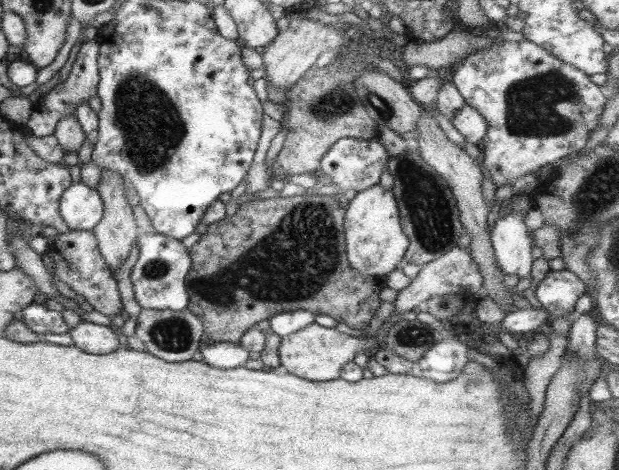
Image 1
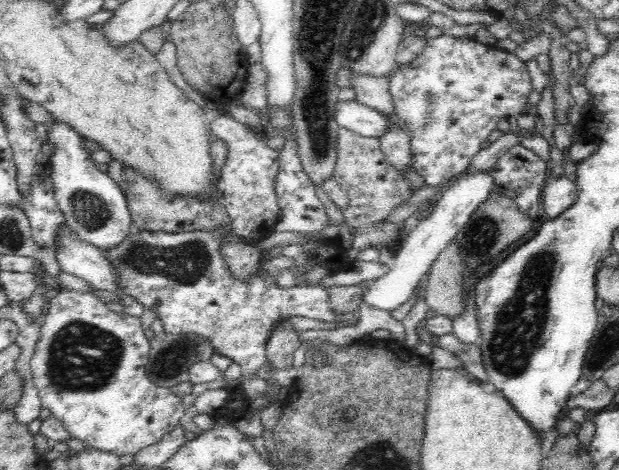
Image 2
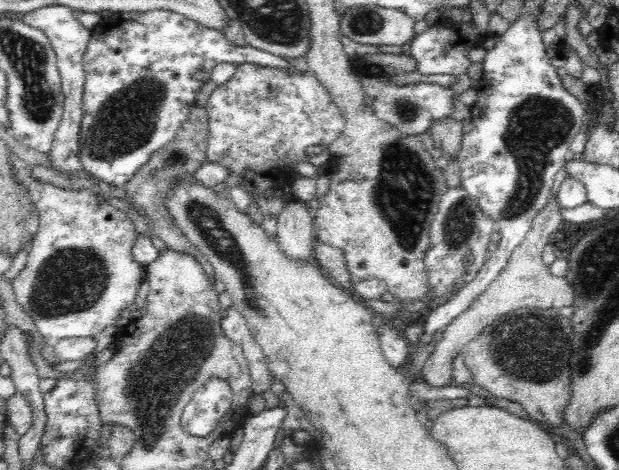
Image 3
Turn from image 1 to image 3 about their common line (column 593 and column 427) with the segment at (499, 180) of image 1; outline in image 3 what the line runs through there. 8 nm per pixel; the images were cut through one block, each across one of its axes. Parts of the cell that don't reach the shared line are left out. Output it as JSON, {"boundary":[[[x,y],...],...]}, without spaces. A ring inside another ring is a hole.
{"boundary":[[[360,78],[366,96],[373,96],[375,101],[372,104],[374,114],[382,121],[392,123],[400,129],[400,133],[407,135],[420,135],[423,131],[428,131],[429,126],[439,118],[450,115],[452,110],[451,102],[453,94],[451,88],[437,85],[422,84],[417,86],[396,87],[388,83],[380,83],[383,78]]]}

